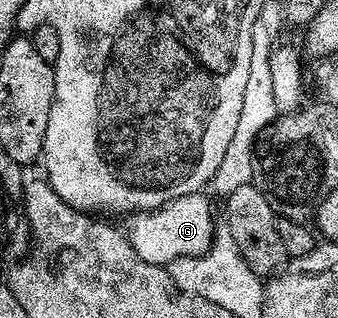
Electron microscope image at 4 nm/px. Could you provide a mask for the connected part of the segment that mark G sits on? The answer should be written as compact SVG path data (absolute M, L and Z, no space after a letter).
M204 192L188 193L179 199L171 199L152 211L142 211L130 216L127 236L131 247L147 263L168 266L180 257L201 257L213 246L215 224L213 209Z

